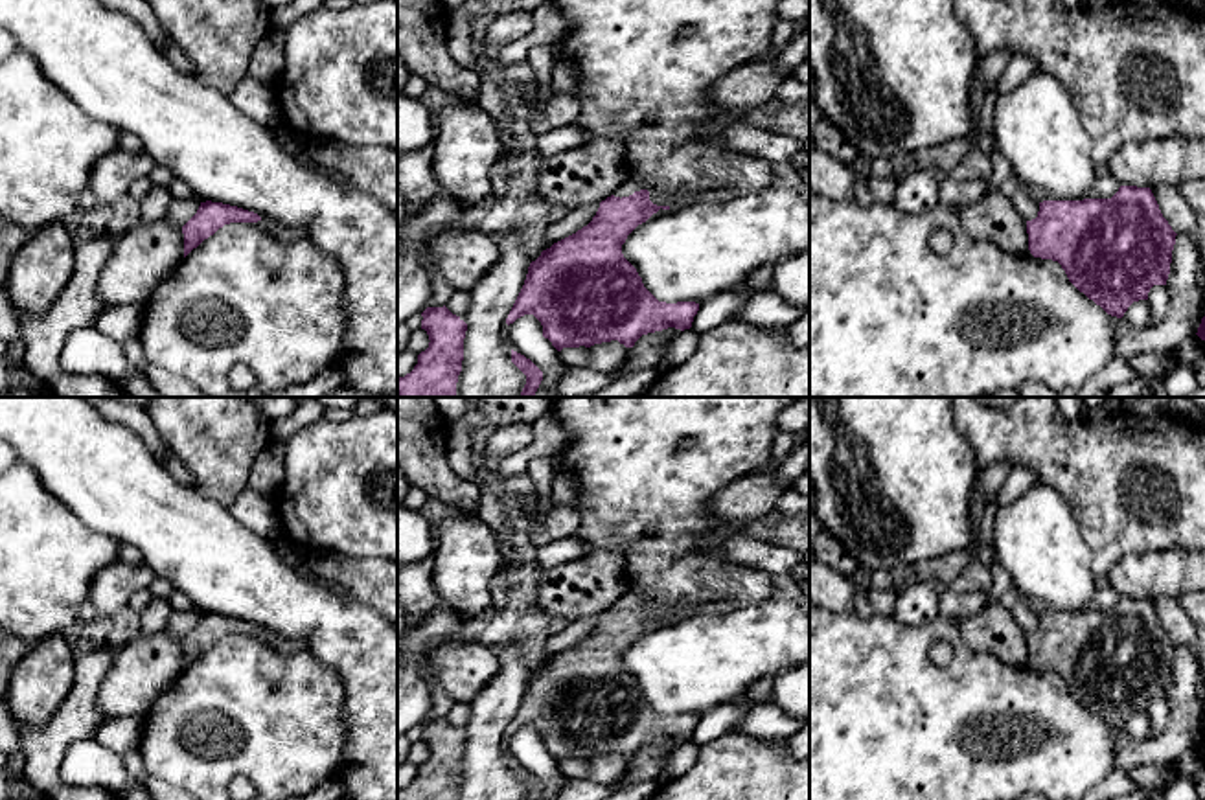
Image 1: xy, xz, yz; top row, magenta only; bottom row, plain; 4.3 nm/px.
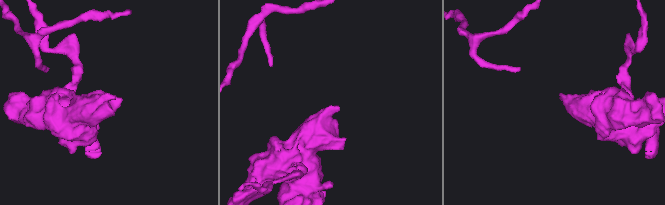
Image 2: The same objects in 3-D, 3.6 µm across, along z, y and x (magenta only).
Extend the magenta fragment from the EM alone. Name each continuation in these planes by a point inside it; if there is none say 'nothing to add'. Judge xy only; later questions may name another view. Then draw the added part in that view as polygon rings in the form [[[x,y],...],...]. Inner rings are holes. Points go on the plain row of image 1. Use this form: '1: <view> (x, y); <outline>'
nothing to add

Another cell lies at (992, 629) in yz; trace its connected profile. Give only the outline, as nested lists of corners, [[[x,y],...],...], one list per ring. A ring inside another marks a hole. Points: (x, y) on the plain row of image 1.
[[[986,605],[958,622],[964,642],[975,651],[993,653],[1010,666],[1028,666],[1027,633],[1008,609]]]

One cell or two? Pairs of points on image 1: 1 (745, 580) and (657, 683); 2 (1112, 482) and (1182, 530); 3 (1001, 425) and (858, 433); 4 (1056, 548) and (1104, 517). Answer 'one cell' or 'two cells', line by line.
1: two cells
2: one cell
3: two cells
4: two cells

